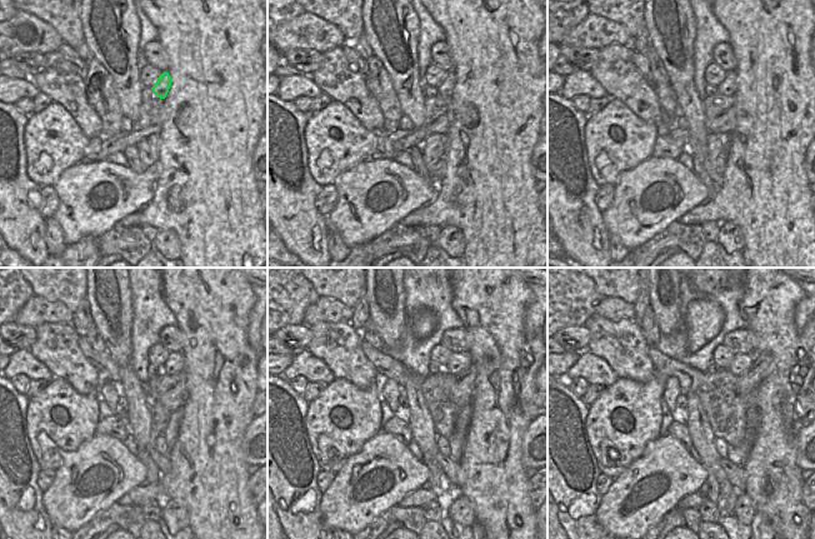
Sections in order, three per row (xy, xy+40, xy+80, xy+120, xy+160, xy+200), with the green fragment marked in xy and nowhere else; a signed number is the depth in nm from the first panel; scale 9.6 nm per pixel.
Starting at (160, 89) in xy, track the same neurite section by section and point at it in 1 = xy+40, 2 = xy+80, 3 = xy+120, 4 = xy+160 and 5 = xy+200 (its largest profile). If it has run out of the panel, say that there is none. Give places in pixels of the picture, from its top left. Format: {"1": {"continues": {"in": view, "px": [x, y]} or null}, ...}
{"1": {"continues": {"in": "xy+40", "px": [445, 89]}}, "2": {"continues": {"in": "xy+80", "px": [729, 86]}}, "3": {"continues": {"in": "xy+120", "px": [174, 364]}}, "4": {"continues": {"in": "xy+160", "px": [459, 362]}}, "5": {"continues": {"in": "xy+200", "px": [760, 364]}}}

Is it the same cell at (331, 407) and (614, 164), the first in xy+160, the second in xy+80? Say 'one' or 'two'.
one

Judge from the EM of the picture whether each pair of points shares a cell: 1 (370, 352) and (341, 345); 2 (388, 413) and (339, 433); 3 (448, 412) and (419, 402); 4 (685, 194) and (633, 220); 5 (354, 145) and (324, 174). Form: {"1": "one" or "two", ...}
{"1": "two", "2": "two", "3": "two", "4": "one", "5": "one"}

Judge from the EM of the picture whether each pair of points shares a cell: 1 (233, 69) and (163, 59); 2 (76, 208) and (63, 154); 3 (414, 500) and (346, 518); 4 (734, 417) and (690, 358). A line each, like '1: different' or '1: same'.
1: different
2: different
3: different
4: different

